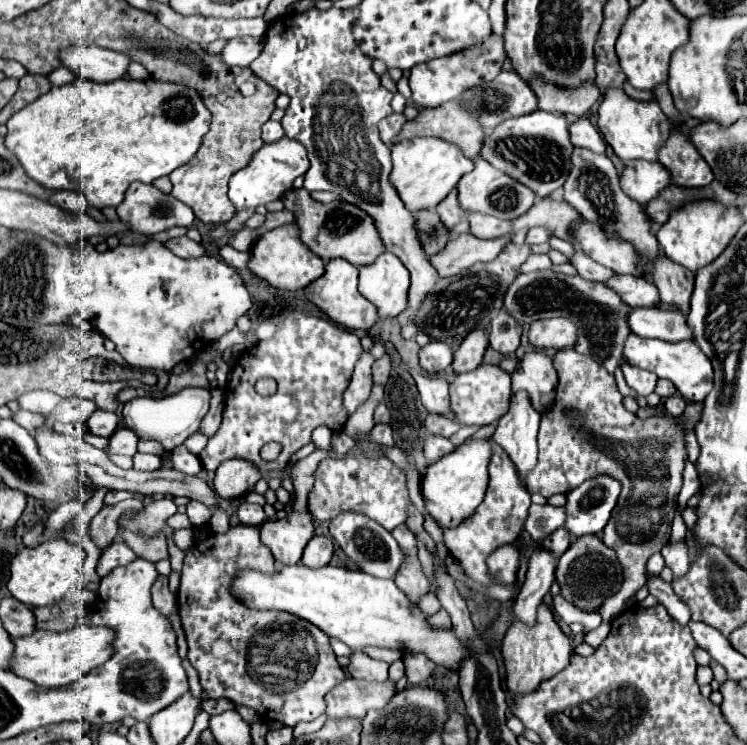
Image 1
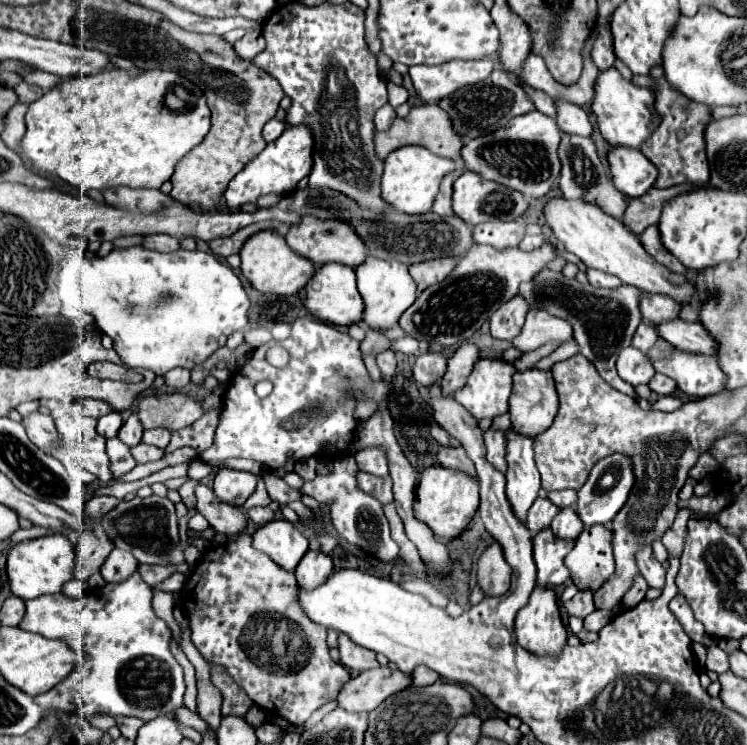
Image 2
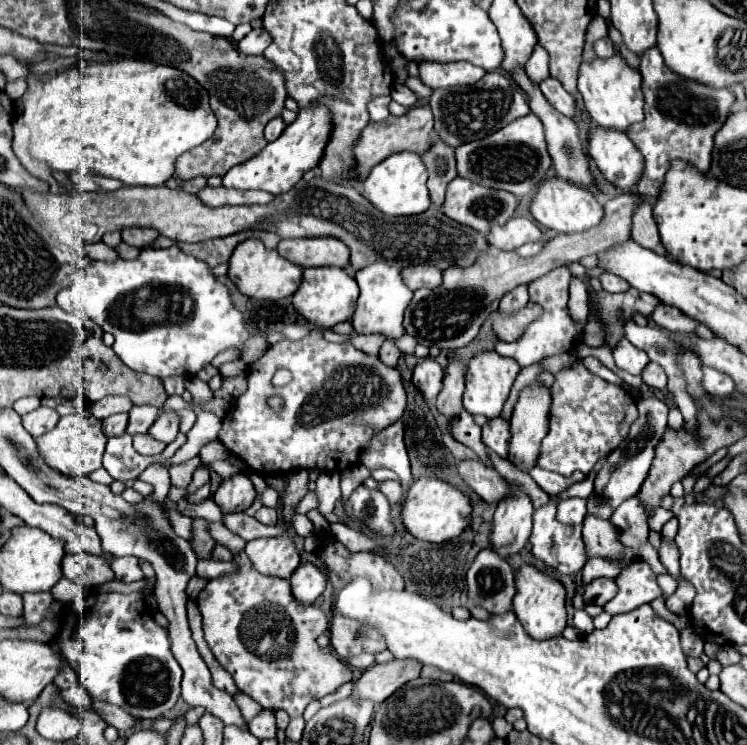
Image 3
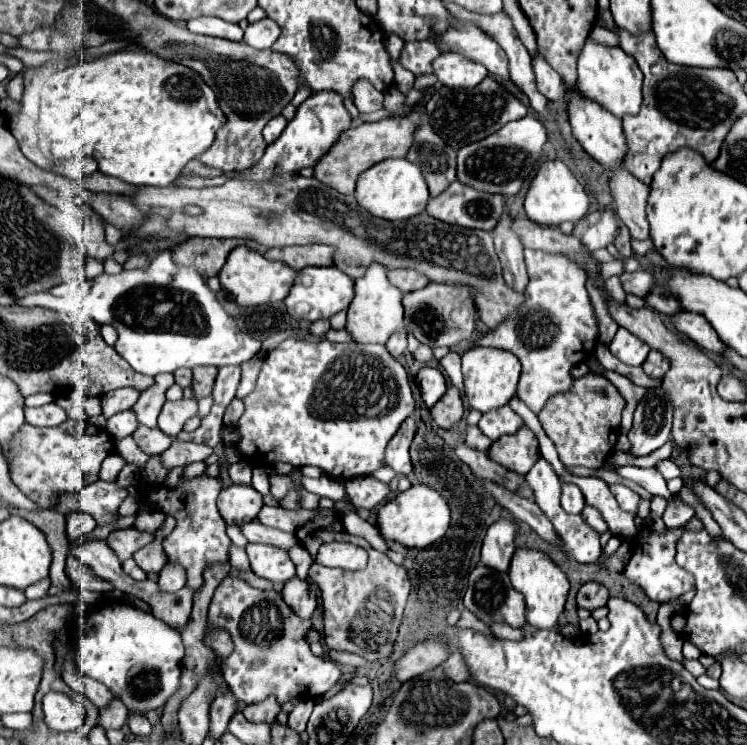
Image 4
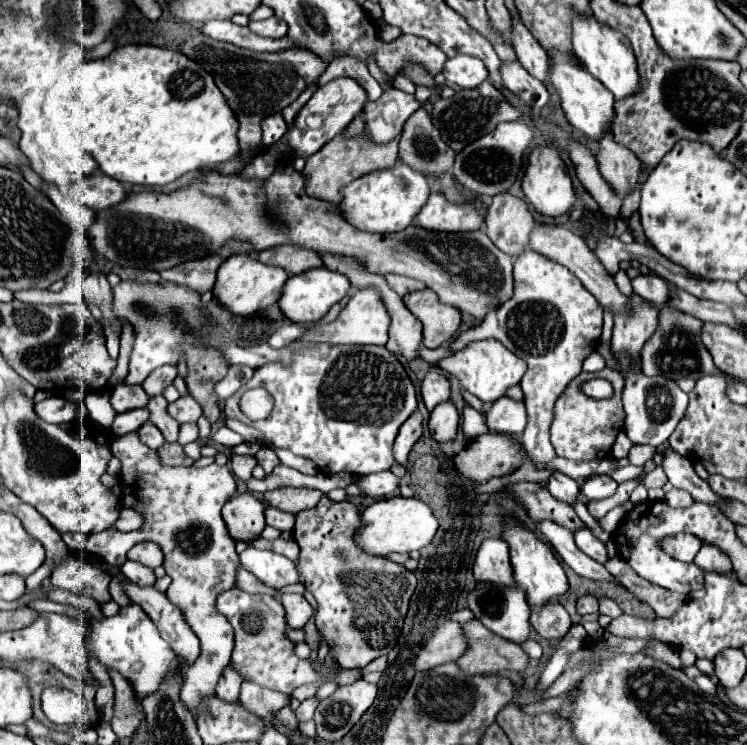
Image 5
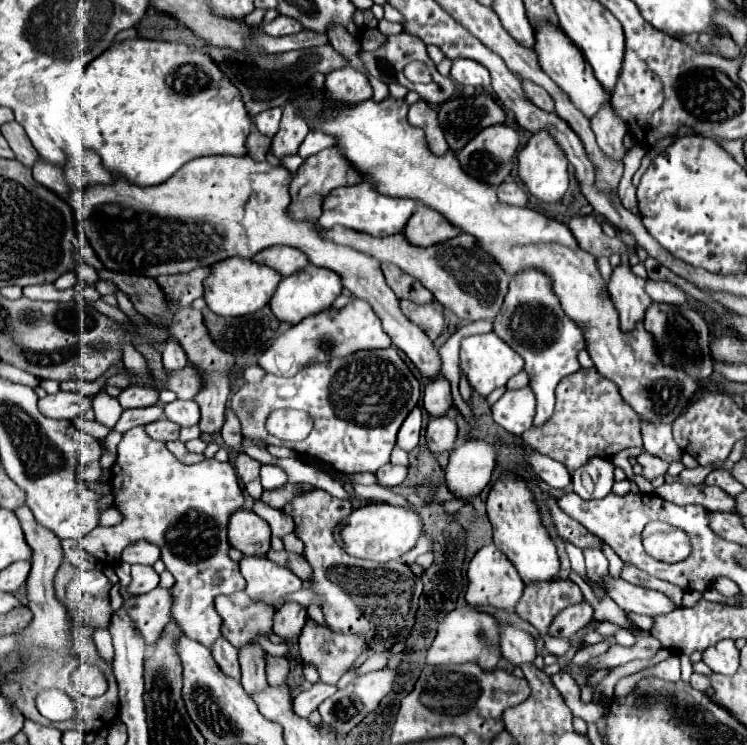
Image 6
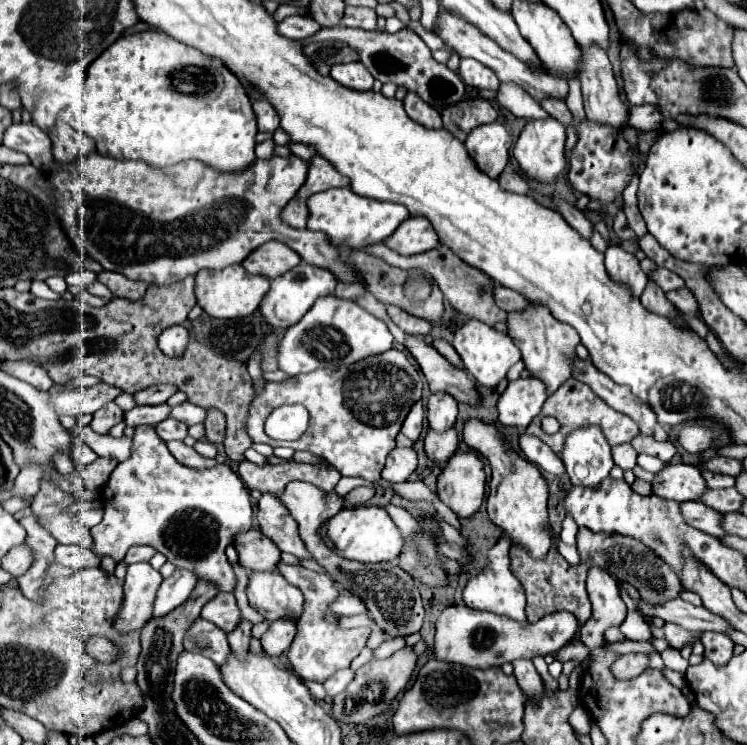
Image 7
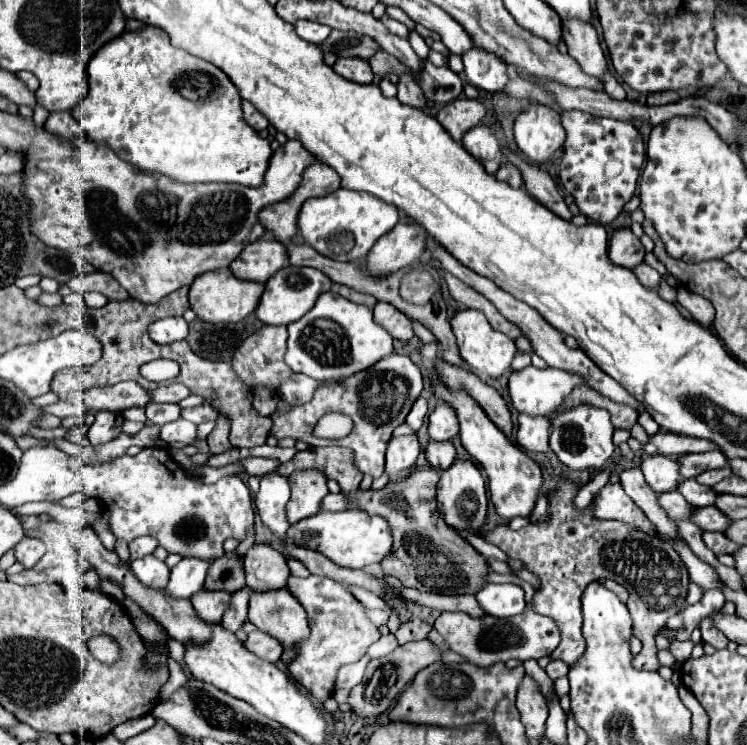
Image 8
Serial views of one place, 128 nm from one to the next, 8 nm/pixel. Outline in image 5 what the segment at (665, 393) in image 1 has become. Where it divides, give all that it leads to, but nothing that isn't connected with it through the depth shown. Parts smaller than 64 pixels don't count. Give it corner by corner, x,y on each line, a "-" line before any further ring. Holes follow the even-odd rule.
662,306
660,316
658,316
658,328
648,338
648,344
644,344
642,354
640,354
642,372
646,376
664,374
674,380
680,380
686,376
698,380
698,376
718,372
718,368
712,362
710,352
702,344
702,326
704,326
702,320
696,320
694,316
688,316
686,312
676,312
676,308
672,306

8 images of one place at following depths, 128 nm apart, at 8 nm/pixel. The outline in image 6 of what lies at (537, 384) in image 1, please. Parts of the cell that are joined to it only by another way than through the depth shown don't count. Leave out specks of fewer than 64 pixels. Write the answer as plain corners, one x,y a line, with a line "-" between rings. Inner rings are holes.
472,440
452,450
446,466
446,486
456,500
478,496
490,482
496,466
496,450
488,442

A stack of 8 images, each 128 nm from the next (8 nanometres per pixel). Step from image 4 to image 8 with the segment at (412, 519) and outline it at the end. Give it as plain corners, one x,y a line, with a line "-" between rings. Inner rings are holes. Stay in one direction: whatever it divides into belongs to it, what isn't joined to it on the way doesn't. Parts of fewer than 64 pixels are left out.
342,510
342,512
318,512
316,516
308,516
300,520
300,524
292,524
288,528
288,538
298,546
306,546
310,550
322,552
338,566
346,568
364,568
368,564
380,562
392,546
392,536
388,522
380,516
370,516
364,510

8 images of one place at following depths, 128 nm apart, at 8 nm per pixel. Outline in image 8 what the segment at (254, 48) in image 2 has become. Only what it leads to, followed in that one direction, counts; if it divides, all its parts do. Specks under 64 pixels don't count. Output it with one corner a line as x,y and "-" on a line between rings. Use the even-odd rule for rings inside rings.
298,20
296,24
296,32
300,38
304,38
306,42
312,42
312,44
322,44
328,34
332,32
328,26
322,26
322,24
316,24
316,22
308,22
308,20

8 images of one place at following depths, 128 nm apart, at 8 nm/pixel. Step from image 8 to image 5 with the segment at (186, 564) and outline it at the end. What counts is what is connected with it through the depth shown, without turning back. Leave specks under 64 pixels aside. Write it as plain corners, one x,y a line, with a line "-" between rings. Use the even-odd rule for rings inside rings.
134,602
120,608
120,612
112,618
104,618
102,622
92,620
90,646
90,656
98,658
98,662
102,662
106,668
116,668
118,672
122,672
140,696
148,696
158,690
162,678
176,658
176,654
160,636
158,628
152,624
146,612

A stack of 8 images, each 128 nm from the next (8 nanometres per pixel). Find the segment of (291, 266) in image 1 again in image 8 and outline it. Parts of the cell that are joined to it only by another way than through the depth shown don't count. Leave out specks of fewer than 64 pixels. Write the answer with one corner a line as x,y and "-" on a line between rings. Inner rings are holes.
218,268
196,276
196,280
190,284
188,298
190,298
190,308
196,312
200,320
210,324
230,324
230,322
240,322
250,312
254,312
262,292
264,292
264,284
238,280
230,272
230,268

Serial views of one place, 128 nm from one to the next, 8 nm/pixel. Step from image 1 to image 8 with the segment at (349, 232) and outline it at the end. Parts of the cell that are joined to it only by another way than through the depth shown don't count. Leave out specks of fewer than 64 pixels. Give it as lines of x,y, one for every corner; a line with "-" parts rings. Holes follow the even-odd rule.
260,238
254,244
248,244
236,260
232,260
230,270
240,280
266,282
278,268
288,264
288,256
284,252
284,244
274,238

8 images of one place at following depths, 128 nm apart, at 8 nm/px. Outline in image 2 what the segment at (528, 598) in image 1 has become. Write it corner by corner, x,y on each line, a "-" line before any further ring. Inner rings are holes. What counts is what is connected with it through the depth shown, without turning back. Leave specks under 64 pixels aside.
544,528
532,536
532,544
534,562
538,566
538,586
562,586
570,580
564,558
574,548
576,540
560,540
558,536
552,536
550,528

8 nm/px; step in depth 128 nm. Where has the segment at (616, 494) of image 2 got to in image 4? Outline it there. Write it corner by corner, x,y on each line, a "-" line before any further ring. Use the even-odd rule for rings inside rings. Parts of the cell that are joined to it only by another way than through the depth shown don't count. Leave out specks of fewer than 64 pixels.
646,388
642,400
636,404
634,422
628,432
632,444
630,452
636,456
646,456
664,446
670,440
672,416
672,400
668,400
664,388

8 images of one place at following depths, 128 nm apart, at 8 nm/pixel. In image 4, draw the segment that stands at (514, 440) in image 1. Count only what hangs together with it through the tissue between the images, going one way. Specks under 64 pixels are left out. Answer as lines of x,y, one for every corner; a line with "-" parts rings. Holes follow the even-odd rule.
500,520
492,524
486,532
484,544
482,544
482,556
480,562
492,570
506,572
512,560
512,554
516,550
514,536
516,536
516,524
514,520

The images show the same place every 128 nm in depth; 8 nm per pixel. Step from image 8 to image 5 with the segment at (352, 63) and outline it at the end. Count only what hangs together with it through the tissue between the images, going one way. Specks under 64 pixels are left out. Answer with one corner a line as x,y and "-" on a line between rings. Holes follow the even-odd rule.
340,76
336,80
330,80
328,84
320,86
314,96
308,100
308,104
300,110
298,118
294,120
290,132
288,132
288,146
292,146
292,156
308,158
314,152
318,152
324,142
332,140
336,134
340,134
362,110
366,102
366,92
356,84
356,80

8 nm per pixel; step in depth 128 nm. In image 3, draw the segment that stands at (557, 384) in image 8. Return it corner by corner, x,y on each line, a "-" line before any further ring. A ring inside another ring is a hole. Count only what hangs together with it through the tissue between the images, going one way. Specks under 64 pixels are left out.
496,416
492,420
488,420
484,426
482,426
482,440
488,448
492,448
498,456
506,458
508,456
508,440
510,440
510,422

